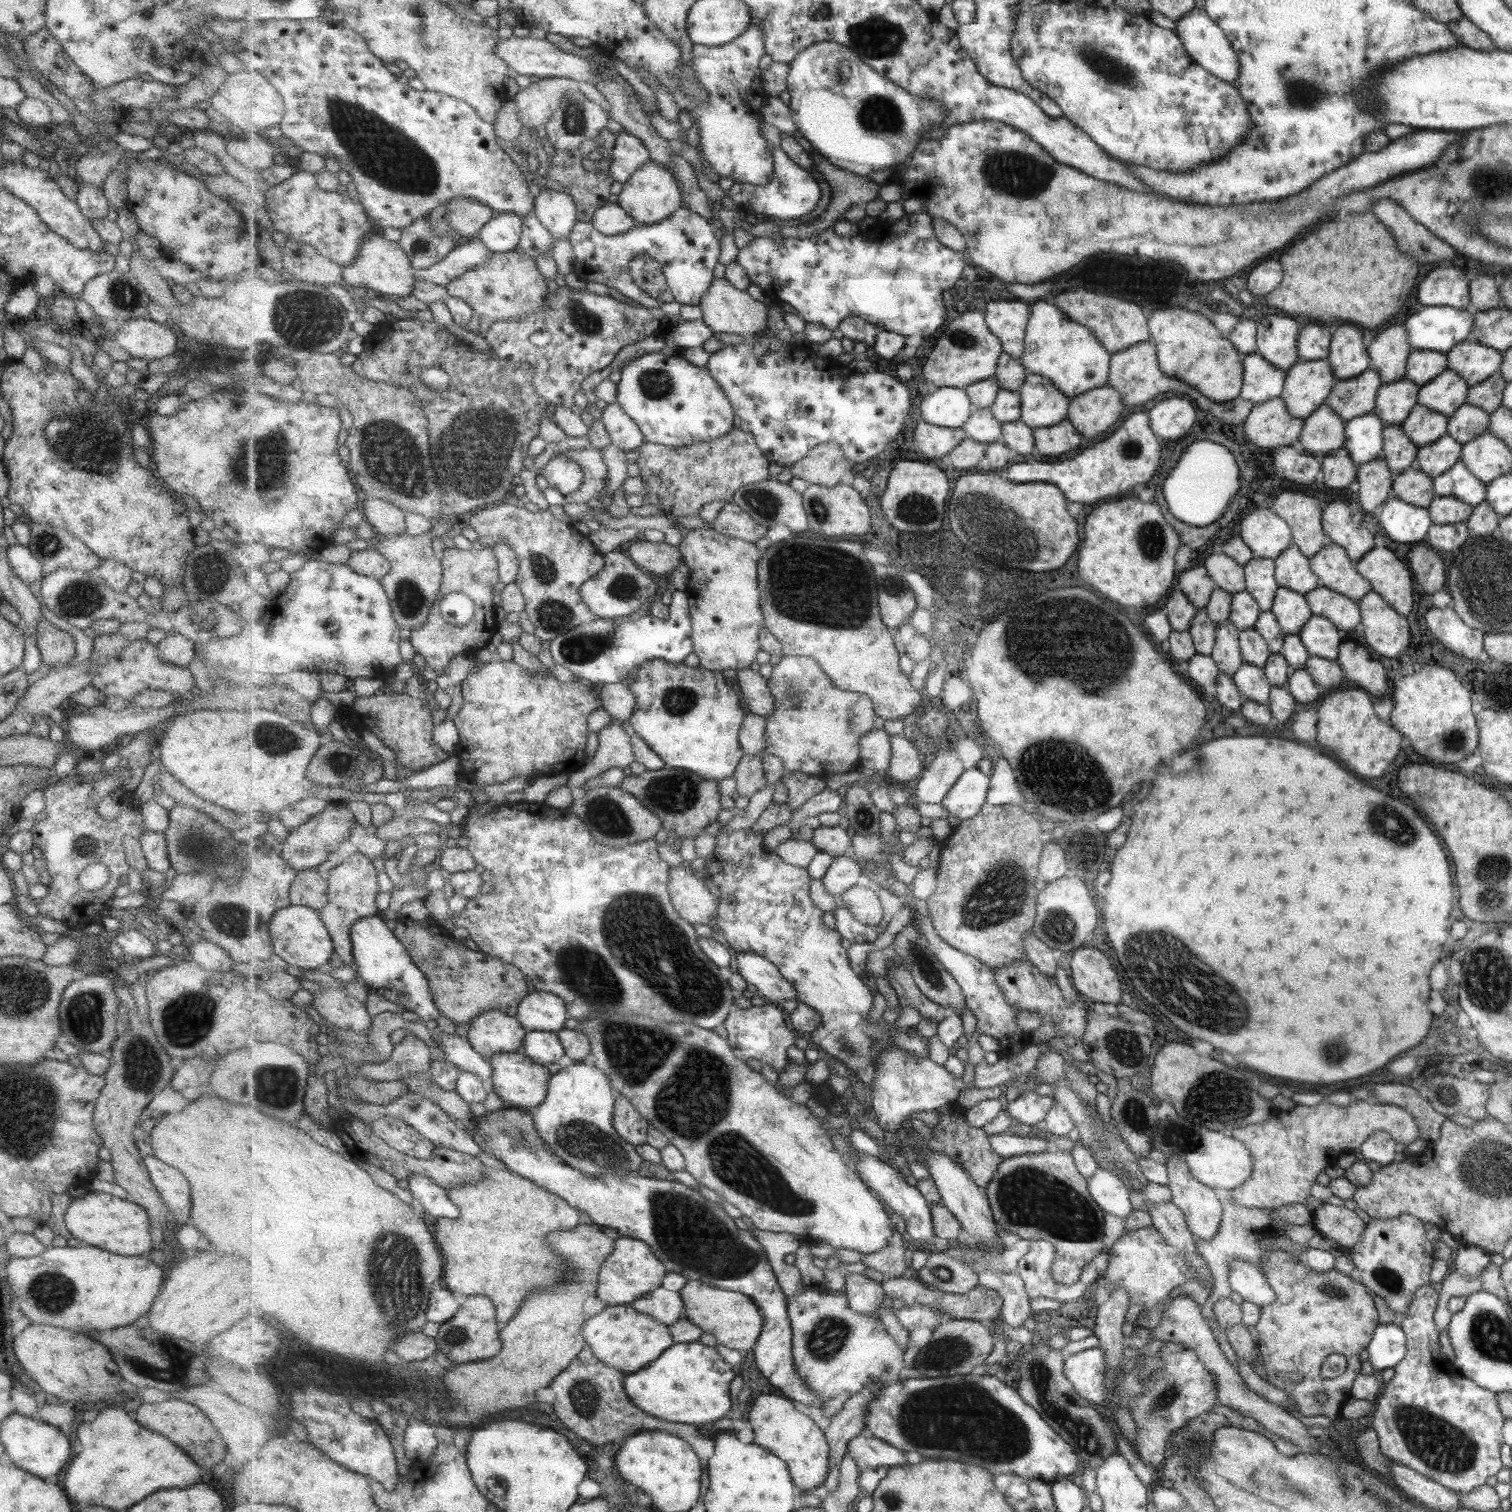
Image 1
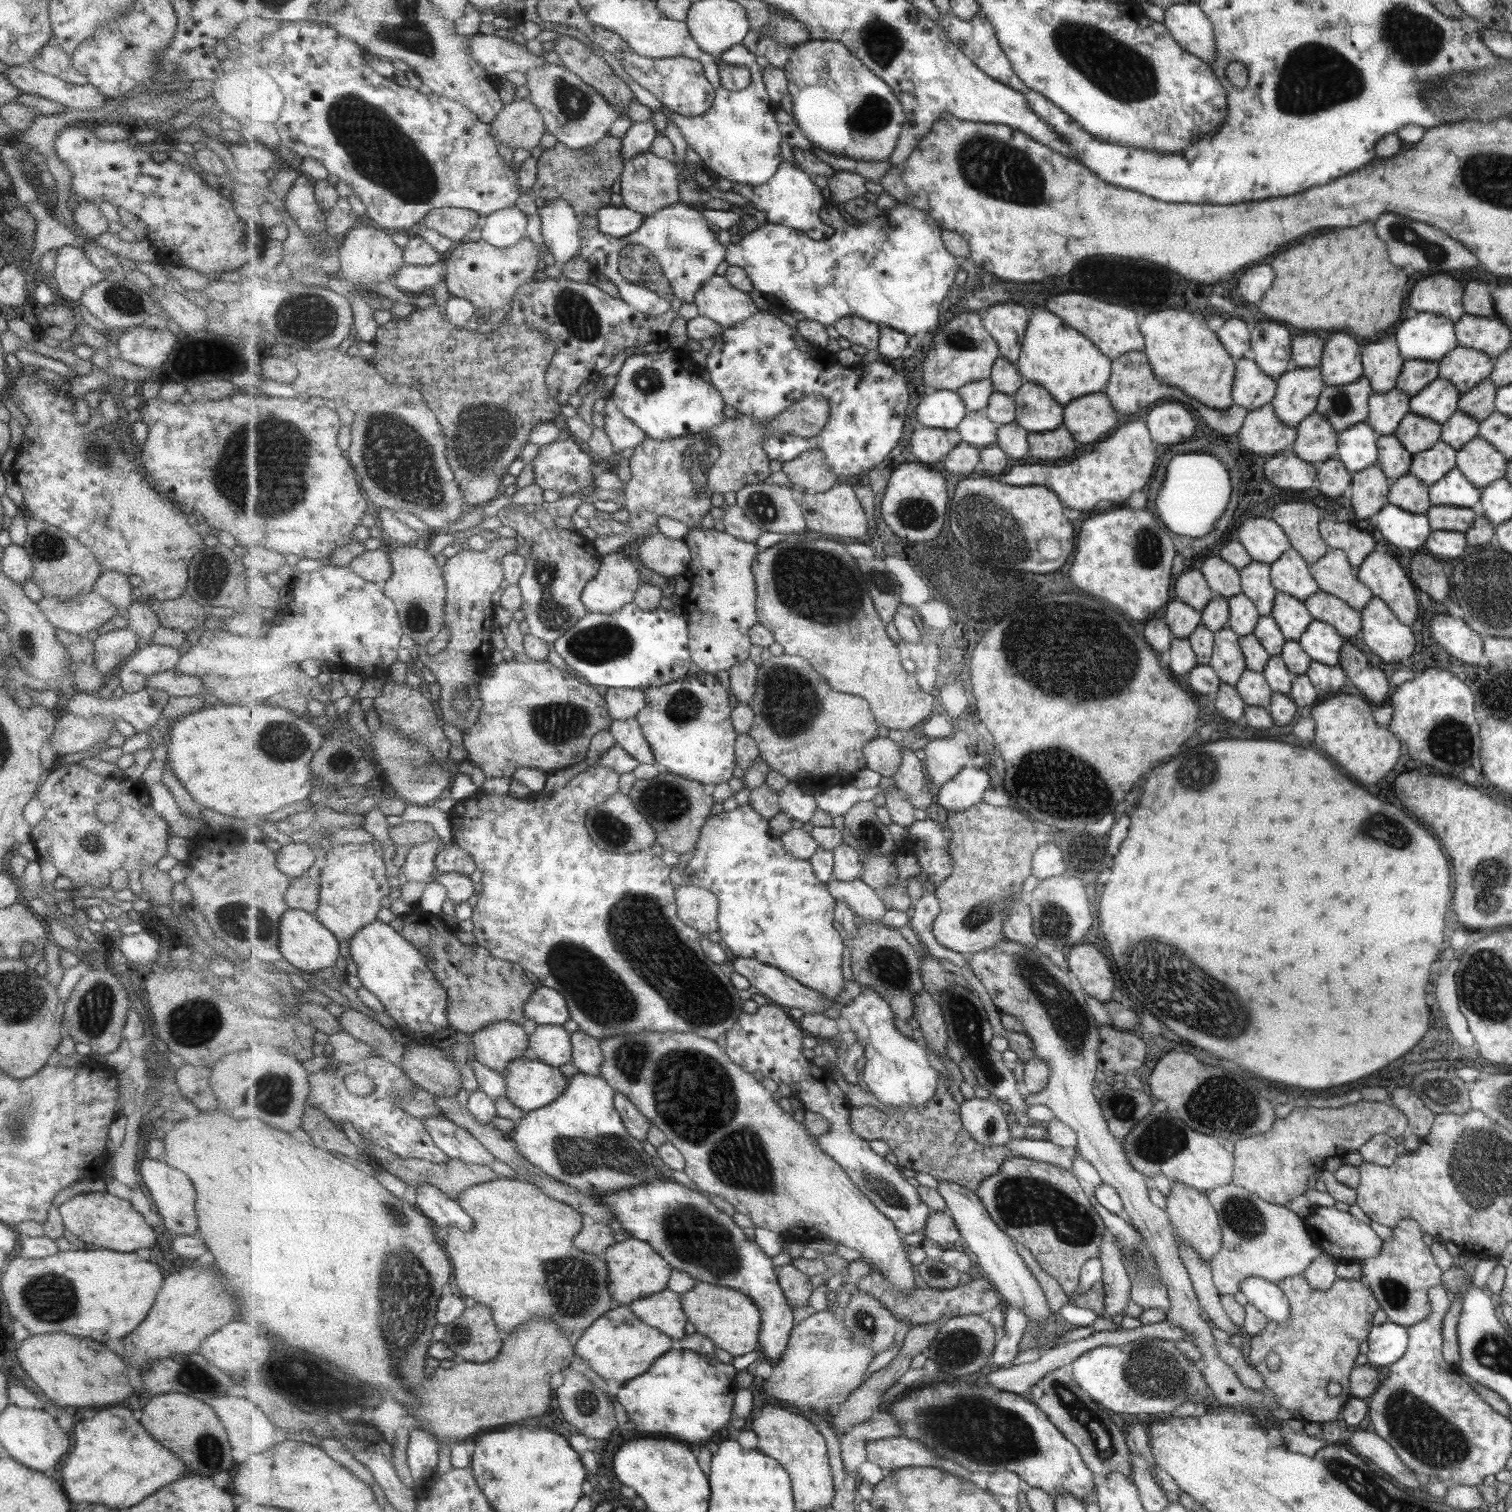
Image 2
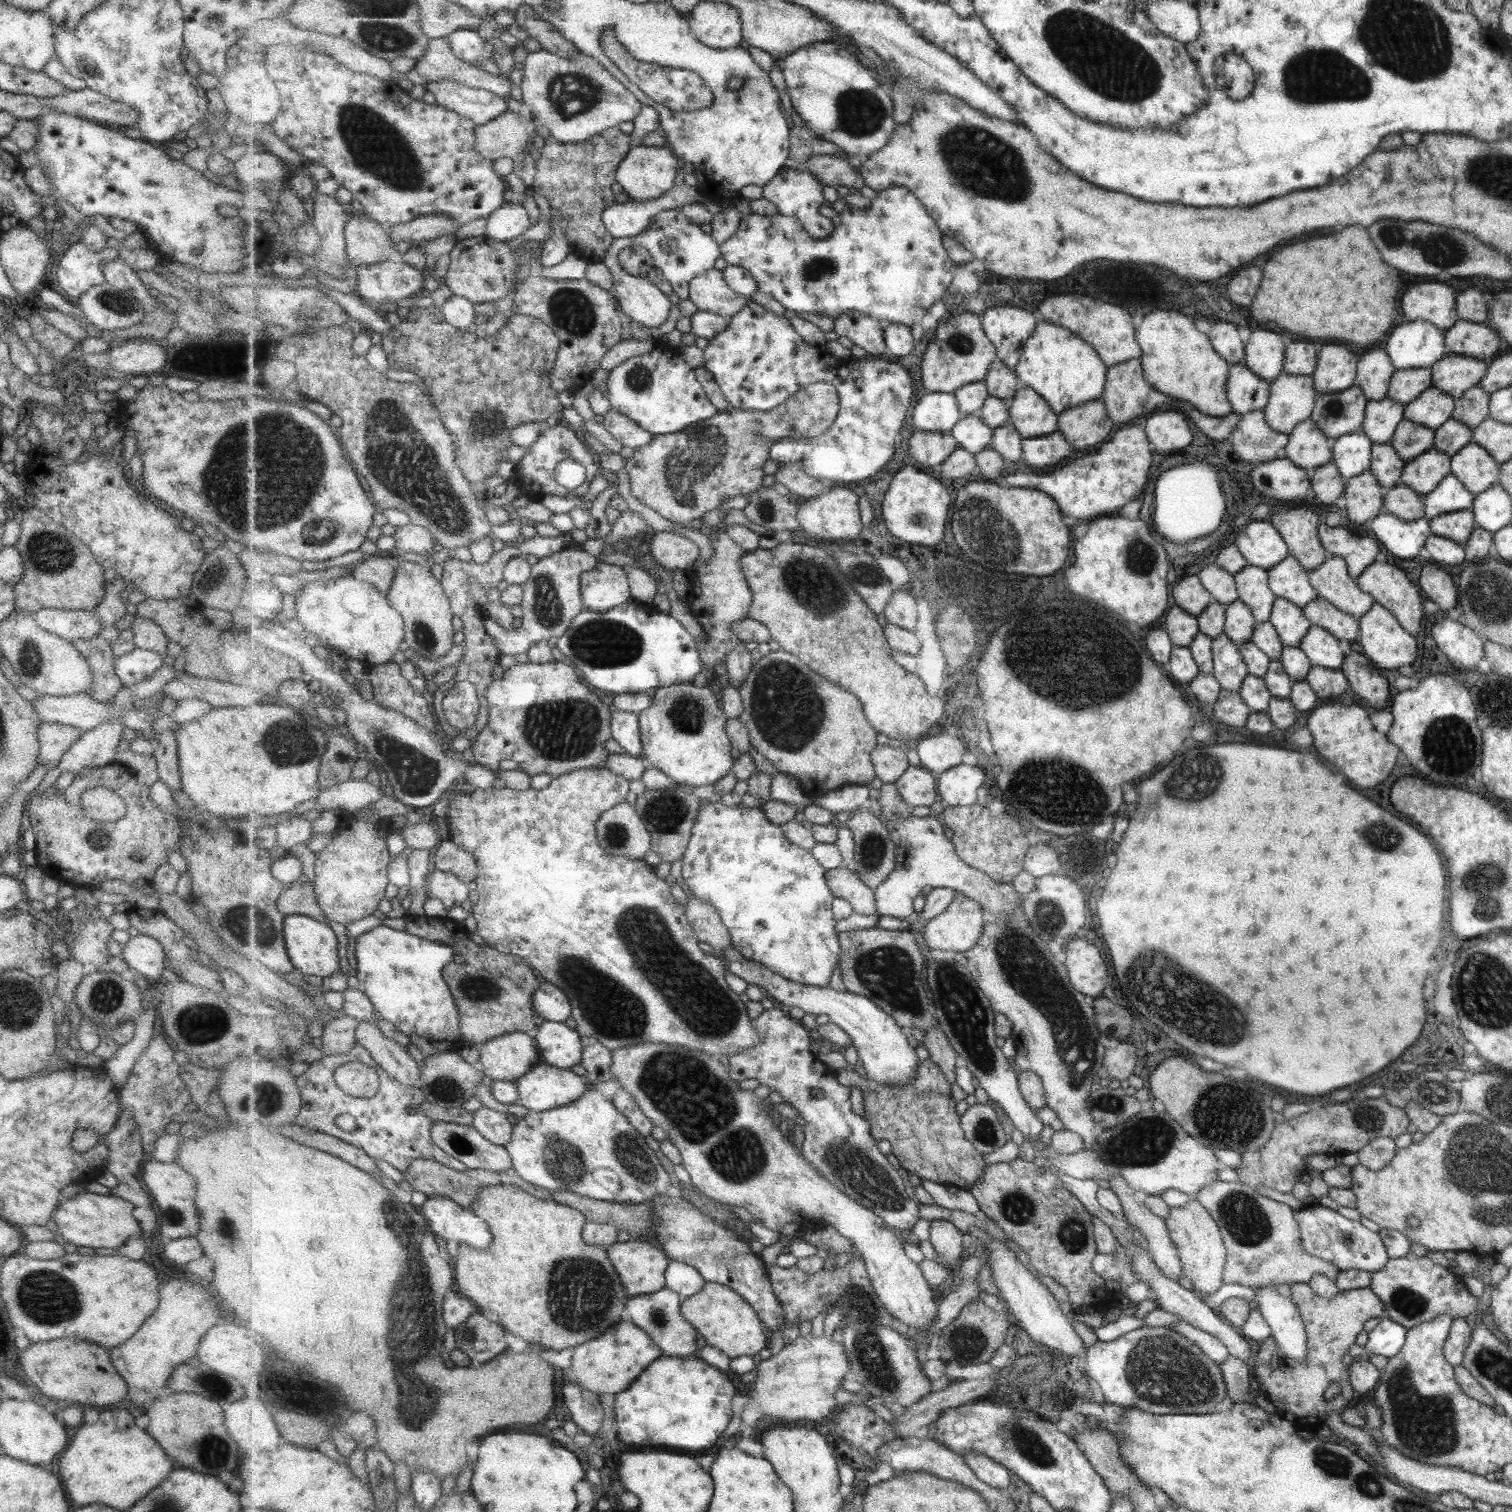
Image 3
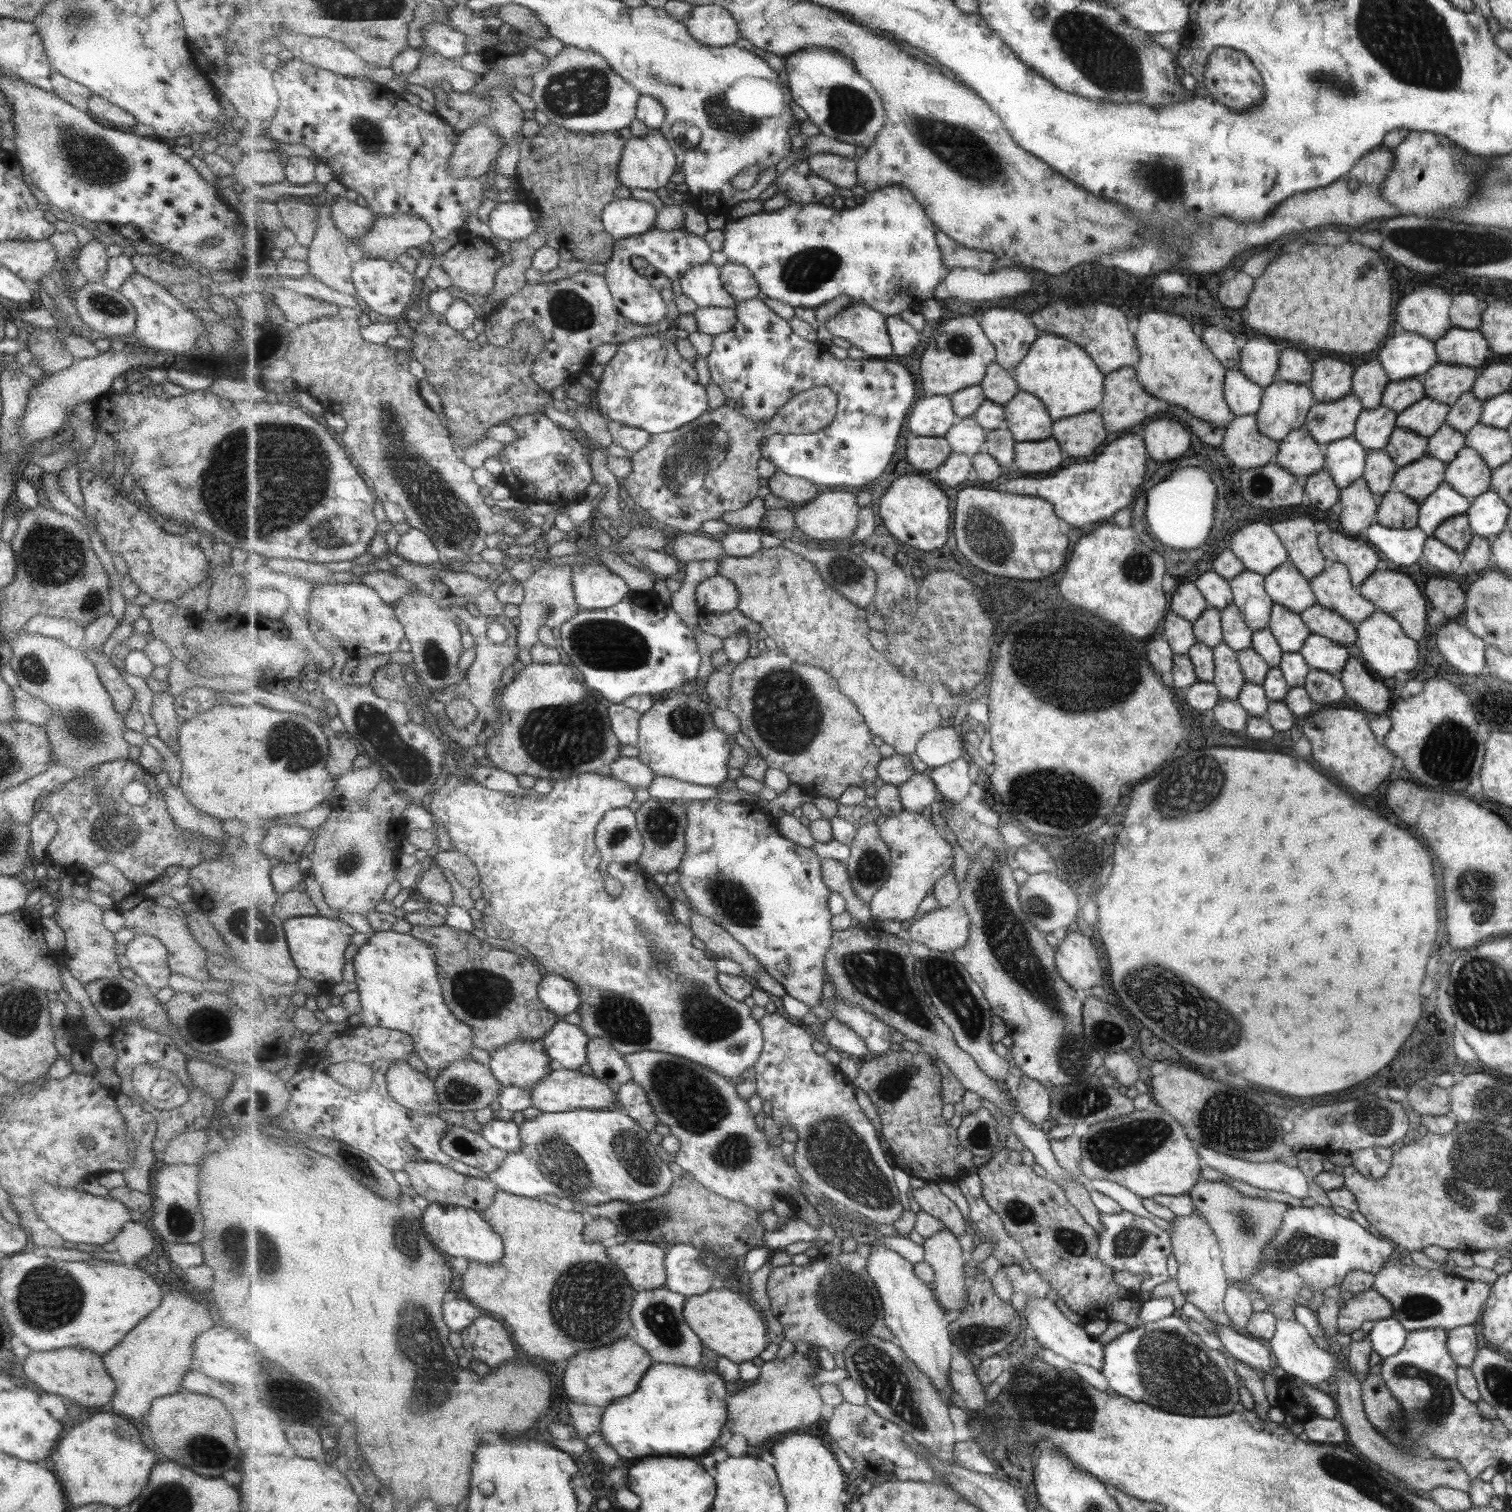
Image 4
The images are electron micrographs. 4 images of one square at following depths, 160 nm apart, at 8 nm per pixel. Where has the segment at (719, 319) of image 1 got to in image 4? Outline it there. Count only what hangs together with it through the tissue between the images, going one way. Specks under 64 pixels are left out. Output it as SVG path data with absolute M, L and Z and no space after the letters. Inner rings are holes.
M707 263L697 266L689 271L680 281L682 292L691 298L698 307L738 307L738 300L735 300L727 292L721 279L721 268Z

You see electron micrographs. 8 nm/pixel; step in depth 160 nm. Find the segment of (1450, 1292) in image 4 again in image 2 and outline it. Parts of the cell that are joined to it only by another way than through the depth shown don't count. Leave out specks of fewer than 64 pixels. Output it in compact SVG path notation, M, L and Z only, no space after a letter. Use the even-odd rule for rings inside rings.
M1411 1218L1403 1219L1391 1230L1391 1240L1383 1240L1379 1252L1373 1258L1365 1258L1358 1262L1361 1269L1359 1281L1365 1284L1378 1301L1378 1308L1381 1309L1388 1318L1388 1322L1398 1324L1405 1328L1417 1325L1430 1313L1429 1289L1432 1286L1441 1284L1441 1269L1437 1267L1430 1248L1421 1241L1422 1230L1418 1223Z

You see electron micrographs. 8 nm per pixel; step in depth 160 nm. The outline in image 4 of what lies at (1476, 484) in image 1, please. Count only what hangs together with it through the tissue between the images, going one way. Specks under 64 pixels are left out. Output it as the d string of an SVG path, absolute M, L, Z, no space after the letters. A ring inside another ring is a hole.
M1444 480L1425 501L1418 505L1417 526L1427 536L1431 536L1448 518L1465 514L1470 503L1465 495L1459 494Z

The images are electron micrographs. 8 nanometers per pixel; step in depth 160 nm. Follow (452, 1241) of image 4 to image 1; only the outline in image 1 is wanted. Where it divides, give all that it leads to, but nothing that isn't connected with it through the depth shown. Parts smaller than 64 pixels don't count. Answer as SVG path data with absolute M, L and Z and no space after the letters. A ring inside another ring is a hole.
M411 1173L407 1178L414 1201L419 1202L433 1219L461 1217L461 1210L451 1201L448 1190L427 1175Z

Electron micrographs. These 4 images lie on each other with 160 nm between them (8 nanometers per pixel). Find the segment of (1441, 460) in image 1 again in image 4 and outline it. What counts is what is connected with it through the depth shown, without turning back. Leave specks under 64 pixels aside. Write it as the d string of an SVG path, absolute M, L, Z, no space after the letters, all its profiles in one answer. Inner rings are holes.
M1424 454L1409 465L1398 467L1393 490L1401 491L1421 504L1445 480L1446 465L1438 458Z

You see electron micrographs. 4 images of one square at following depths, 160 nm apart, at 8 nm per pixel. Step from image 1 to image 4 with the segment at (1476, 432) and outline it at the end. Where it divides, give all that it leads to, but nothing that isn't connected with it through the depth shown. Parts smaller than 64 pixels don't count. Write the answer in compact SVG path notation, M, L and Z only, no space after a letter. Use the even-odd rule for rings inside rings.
M1443 424L1429 437L1425 454L1447 464L1457 456L1458 450L1461 450L1465 444L1466 438L1461 432Z

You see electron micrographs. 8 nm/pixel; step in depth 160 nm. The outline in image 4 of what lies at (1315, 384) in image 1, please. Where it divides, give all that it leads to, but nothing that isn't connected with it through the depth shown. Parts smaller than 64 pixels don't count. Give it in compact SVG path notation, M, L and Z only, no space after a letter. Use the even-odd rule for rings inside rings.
M1276 380L1263 388L1261 404L1255 414L1259 430L1279 442L1287 433L1305 424L1307 413L1315 403L1316 398L1307 384Z

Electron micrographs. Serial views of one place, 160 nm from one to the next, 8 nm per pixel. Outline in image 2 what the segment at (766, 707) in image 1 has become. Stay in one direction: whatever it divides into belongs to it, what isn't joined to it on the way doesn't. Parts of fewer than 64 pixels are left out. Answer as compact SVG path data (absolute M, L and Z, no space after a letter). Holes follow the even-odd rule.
M751 659L740 662L729 671L729 686L740 704L751 705L758 693L759 666Z

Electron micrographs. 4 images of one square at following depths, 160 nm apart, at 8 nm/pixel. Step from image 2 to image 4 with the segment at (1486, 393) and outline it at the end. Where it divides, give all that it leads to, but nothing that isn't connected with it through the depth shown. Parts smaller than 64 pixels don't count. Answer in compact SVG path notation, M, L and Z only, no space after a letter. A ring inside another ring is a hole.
M1471 391L1464 392L1450 406L1445 424L1465 435L1474 424L1480 422L1481 411L1482 402Z

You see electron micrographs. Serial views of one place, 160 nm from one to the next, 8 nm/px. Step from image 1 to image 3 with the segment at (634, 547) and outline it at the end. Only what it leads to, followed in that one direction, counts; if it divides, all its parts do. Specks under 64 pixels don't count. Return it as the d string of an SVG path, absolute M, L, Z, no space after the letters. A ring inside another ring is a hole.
M656 532L649 546L654 560L669 571L694 567L702 554L696 542L675 532Z

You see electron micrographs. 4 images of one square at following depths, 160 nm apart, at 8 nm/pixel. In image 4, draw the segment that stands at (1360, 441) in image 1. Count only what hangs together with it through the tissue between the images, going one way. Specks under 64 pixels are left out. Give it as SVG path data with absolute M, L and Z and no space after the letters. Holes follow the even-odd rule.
M1352 436L1327 443L1326 465L1323 468L1342 490L1362 476L1366 453L1367 448Z

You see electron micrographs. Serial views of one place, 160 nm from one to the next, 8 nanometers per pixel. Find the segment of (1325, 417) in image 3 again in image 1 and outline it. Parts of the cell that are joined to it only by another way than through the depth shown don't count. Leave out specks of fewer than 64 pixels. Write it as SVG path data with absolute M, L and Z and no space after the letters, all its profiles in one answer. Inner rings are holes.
M1368 369L1358 376L1336 382L1324 403L1347 422L1371 412L1381 386L1382 381L1377 372Z

